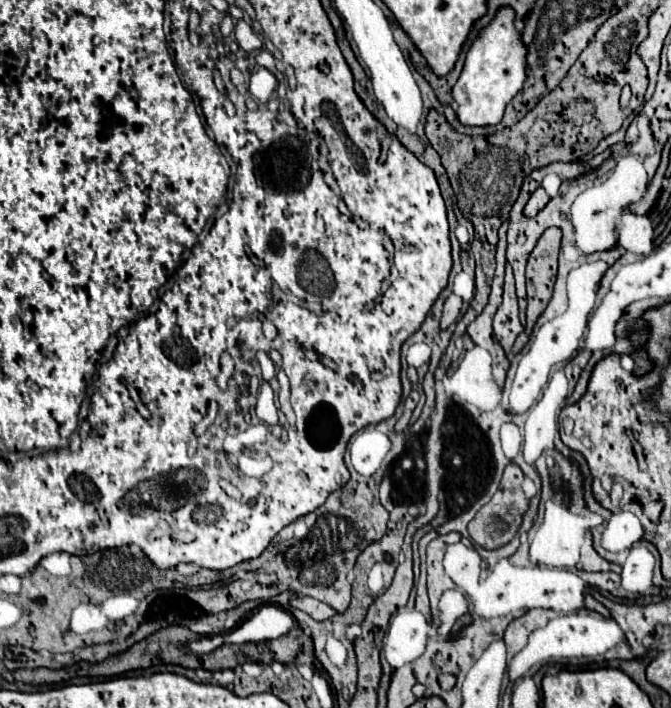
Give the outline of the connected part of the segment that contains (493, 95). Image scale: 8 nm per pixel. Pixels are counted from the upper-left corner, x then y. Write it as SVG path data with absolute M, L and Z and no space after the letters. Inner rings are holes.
M499 7L495 11L495 19L487 23L477 39L473 41L471 49L467 51L467 59L461 71L461 77L457 79L453 87L453 99L459 103L457 117L463 125L497 125L503 119L505 105L523 89L527 81L527 47L521 41L521 29L515 25L515 9L513 7Z

